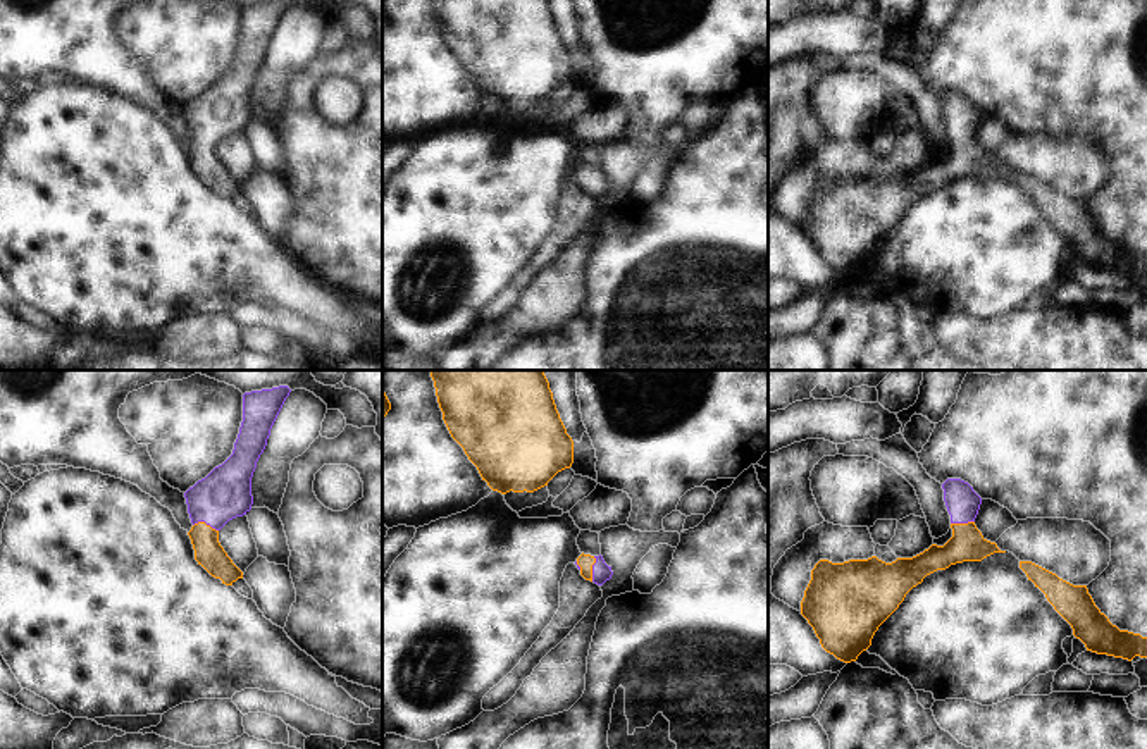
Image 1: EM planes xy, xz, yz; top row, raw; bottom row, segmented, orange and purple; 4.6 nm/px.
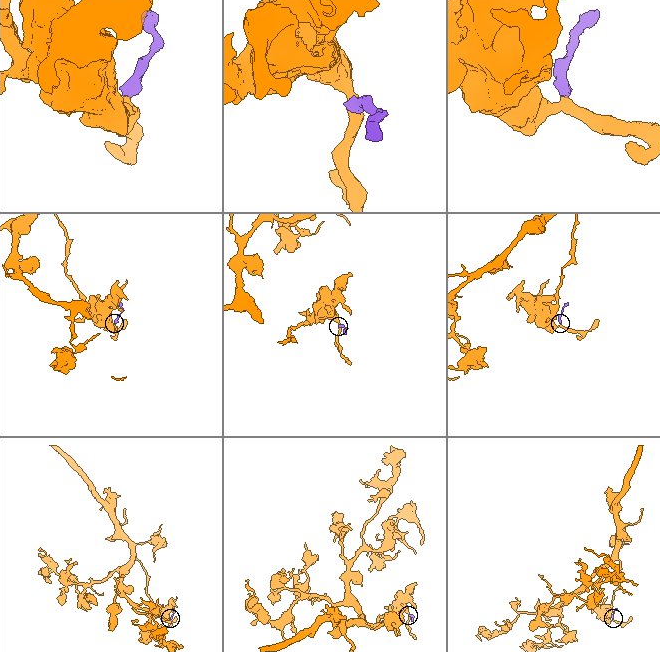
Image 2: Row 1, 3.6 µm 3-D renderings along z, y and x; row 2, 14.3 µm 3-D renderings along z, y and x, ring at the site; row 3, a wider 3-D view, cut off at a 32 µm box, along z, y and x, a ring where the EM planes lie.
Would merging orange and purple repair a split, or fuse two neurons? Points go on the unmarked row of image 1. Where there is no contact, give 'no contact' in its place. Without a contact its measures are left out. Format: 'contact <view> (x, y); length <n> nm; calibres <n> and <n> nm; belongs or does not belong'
contact xy (204, 136); length 120 nm; calibres 140 and 240 nm; belongs

